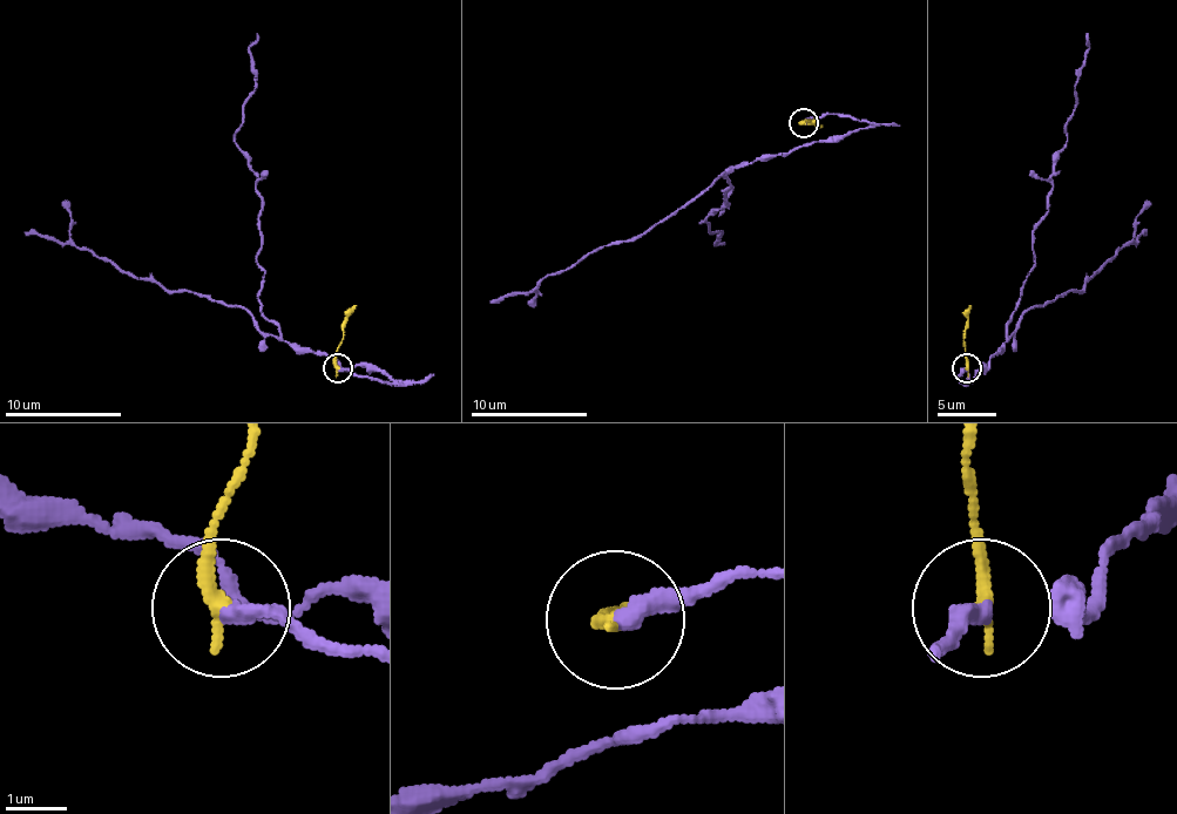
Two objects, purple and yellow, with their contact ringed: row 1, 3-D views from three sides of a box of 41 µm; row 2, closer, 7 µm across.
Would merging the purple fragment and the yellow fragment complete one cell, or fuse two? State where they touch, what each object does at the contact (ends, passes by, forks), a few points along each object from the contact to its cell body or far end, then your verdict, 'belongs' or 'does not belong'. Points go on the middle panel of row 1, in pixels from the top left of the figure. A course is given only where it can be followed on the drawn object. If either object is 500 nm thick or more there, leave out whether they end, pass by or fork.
at (803, 122); purple ends there; yellow ends there; purple runs (803, 123), (826, 114), (866, 123), (726, 170), (726, 202), (699, 223), (723, 243); yellow runs (803, 123), (809, 120), (823, 126); does not belong

